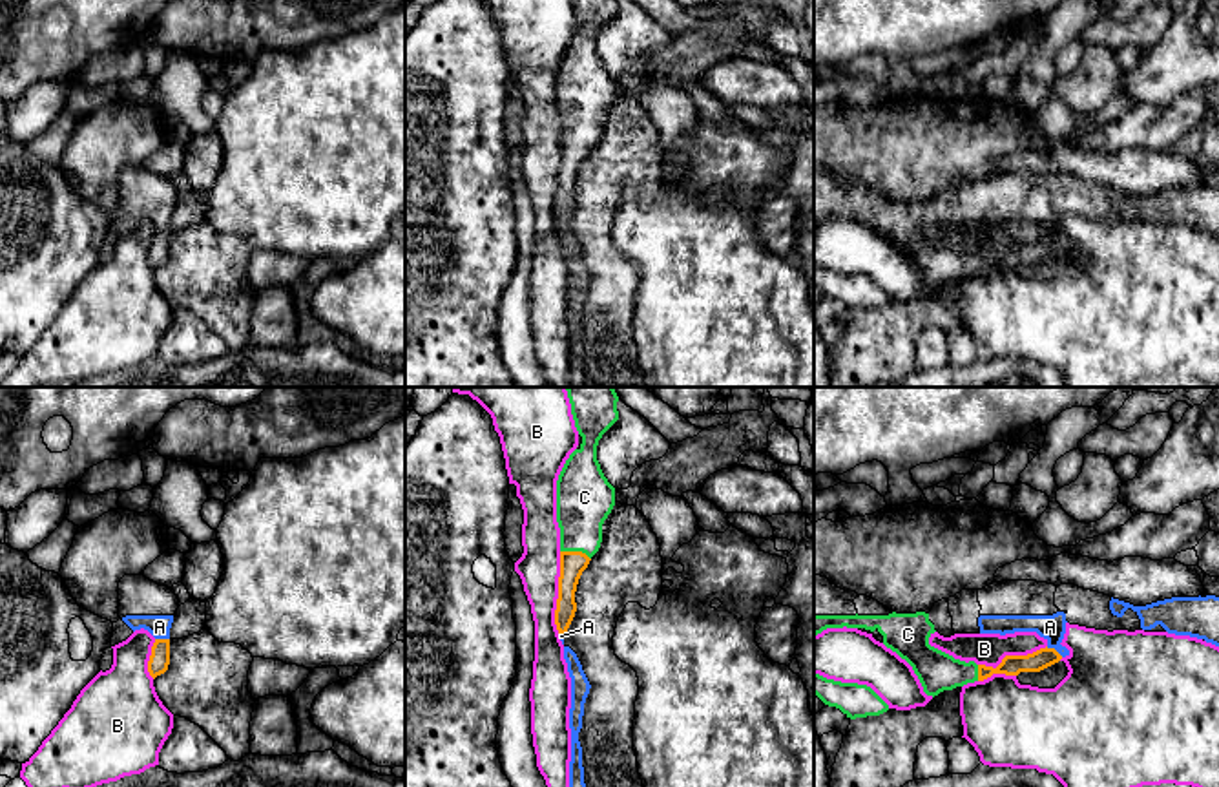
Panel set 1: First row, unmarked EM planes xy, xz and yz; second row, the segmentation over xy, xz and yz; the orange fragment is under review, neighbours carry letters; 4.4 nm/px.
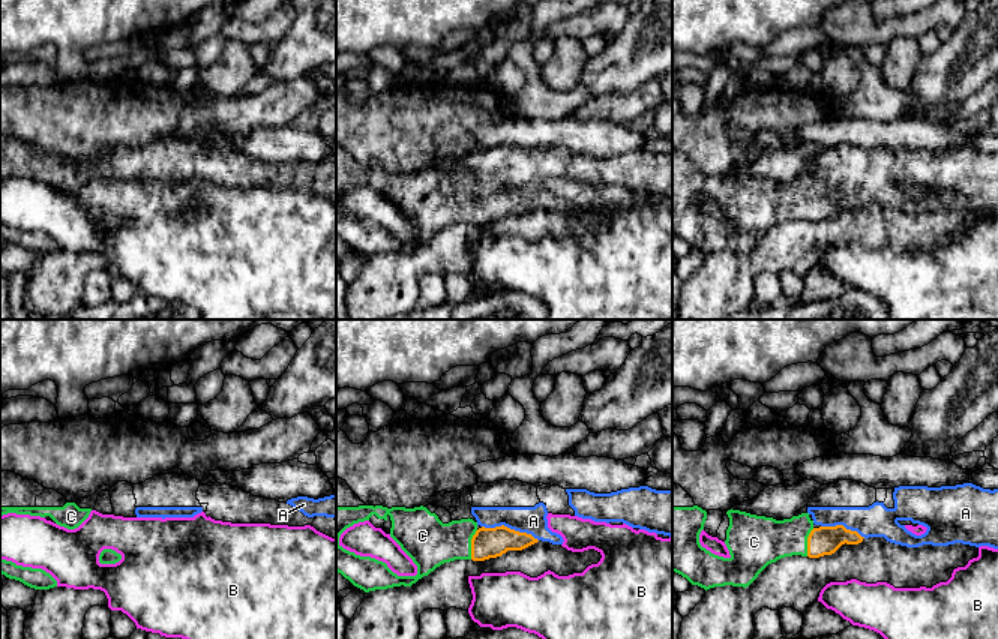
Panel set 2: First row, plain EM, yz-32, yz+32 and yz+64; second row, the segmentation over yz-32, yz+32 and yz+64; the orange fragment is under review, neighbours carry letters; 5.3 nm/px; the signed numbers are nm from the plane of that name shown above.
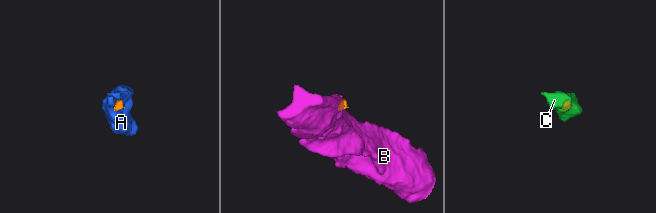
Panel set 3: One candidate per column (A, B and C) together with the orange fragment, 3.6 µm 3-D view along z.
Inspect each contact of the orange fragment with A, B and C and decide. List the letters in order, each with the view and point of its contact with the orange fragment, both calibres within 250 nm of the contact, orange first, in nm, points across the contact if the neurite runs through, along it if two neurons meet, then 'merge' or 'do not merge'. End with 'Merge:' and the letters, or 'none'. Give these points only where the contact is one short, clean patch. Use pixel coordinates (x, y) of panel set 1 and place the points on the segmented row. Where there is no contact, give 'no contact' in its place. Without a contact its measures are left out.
A: yz (1055, 650) | 100/110 nm | across yz (1011, 665), (1033, 663), (1055, 650), (1050, 627) | merge
B: xz (559, 594) | 110/190 nm | along xz (561, 552), (555, 610), (559, 636) | do not merge
C: xz (575, 552) | 110/260 nm | across xz (572, 563), (575, 552), (581, 539), (584, 497) | merge
Merge: A, C

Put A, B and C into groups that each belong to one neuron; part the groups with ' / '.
A C / B

